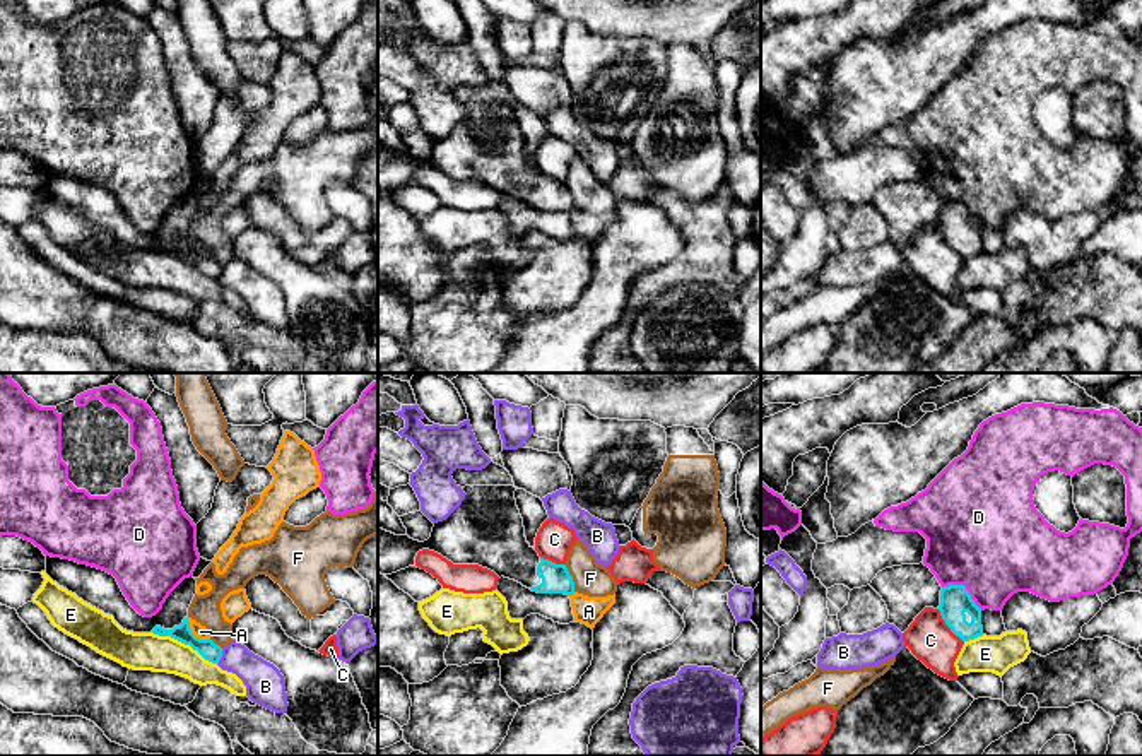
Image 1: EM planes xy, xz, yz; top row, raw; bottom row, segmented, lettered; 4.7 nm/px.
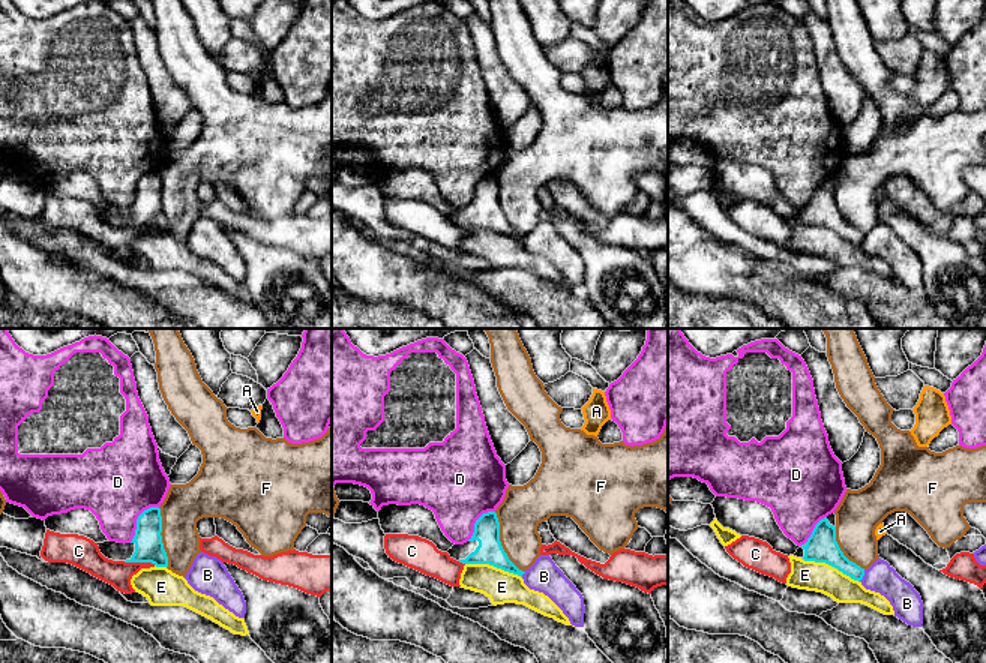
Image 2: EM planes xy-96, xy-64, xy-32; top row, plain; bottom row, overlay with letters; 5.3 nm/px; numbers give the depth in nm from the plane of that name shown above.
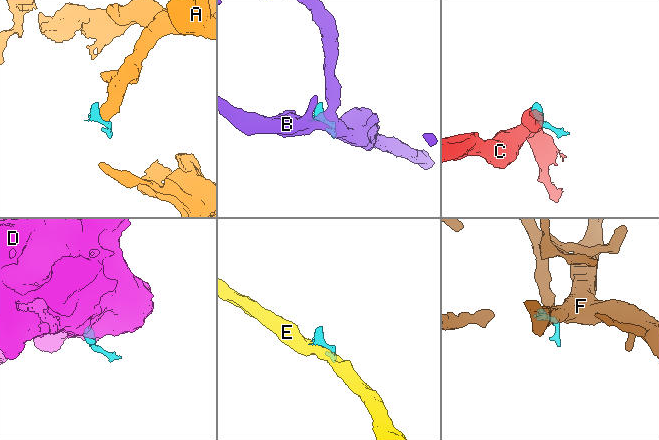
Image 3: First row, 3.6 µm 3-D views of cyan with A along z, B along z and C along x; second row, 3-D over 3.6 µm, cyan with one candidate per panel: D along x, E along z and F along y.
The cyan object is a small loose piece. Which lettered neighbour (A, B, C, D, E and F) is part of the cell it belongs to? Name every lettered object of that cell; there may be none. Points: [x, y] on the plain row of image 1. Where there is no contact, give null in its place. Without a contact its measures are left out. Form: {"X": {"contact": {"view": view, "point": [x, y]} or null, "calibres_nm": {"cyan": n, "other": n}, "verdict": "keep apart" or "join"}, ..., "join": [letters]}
{"A": {"contact": {"view": "xy", "point": [192, 250]}, "calibres_nm": {"cyan": 90, "other": 70}, "verdict": "keep apart"}, "B": {"contact": {"view": "xy", "point": [221, 272]}, "calibres_nm": {"cyan": 90, "other": 180}, "verdict": "keep apart"}, "C": {"contact": {"view": "yz", "point": [947, 242]}, "calibres_nm": {"cyan": 140, "other": 220}, "verdict": "keep apart"}, "D": {"contact": {"view": "yz", "point": [965, 204]}, "calibres_nm": {"cyan": 140, "other": 500}, "verdict": "keep apart"}, "E": {"contact": {"view": "xy", "point": [185, 260]}, "calibres_nm": {"cyan": 90, "other": 180}, "verdict": "keep apart"}, "F": {"contact": {"view": "xz", "point": [571, 195]}, "calibres_nm": {"cyan": 140, "other": 160}, "verdict": "keep apart"}, "join": []}

